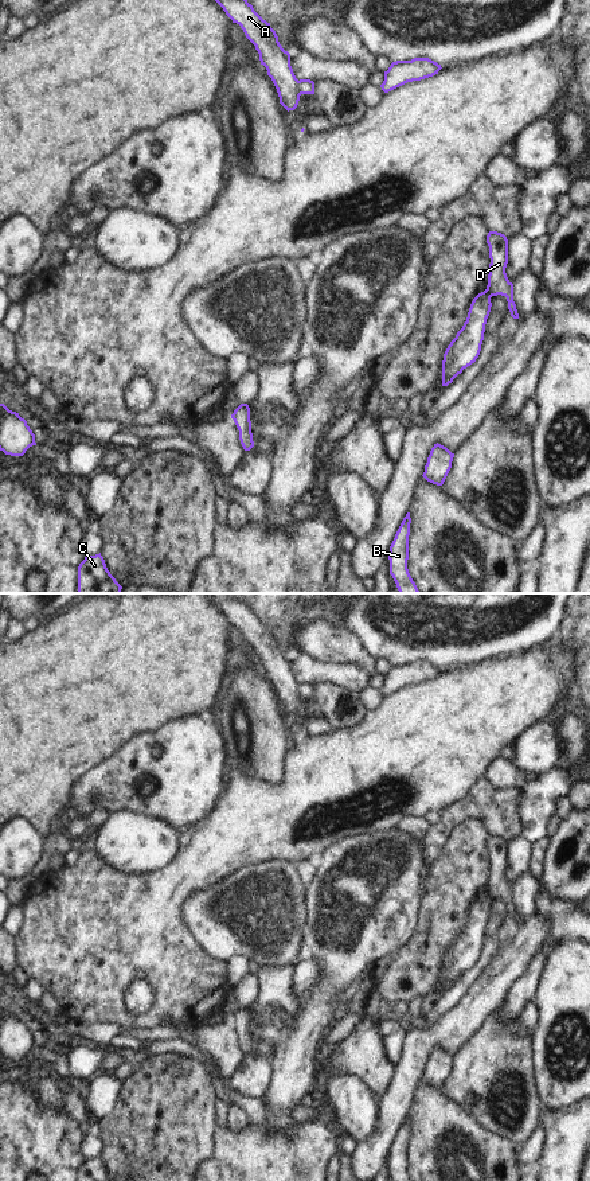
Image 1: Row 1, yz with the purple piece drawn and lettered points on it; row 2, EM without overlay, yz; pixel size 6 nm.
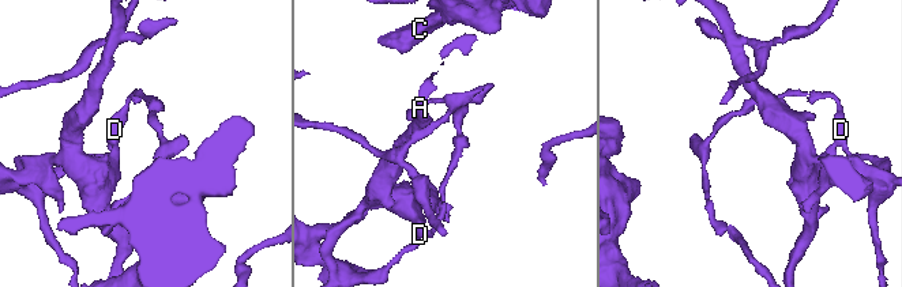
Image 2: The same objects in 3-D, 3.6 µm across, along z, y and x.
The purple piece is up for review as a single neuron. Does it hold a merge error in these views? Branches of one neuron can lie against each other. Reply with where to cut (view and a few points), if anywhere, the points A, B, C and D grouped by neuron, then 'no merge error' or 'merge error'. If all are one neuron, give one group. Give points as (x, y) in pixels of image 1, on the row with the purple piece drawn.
yz (297, 81), (297, 89), (301, 93) | A B / C D | merge error

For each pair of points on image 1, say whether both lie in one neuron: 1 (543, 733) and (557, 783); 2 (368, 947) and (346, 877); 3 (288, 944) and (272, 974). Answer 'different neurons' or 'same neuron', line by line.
1: different neurons
2: same neuron
3: different neurons

